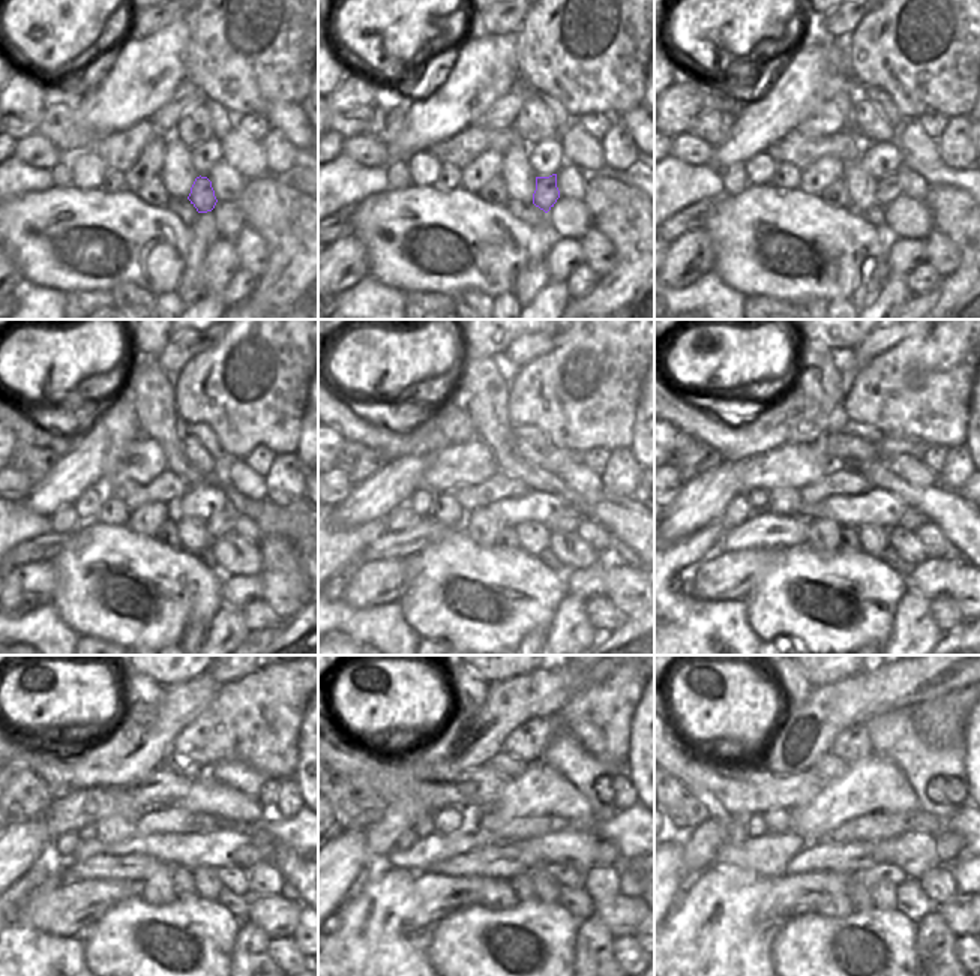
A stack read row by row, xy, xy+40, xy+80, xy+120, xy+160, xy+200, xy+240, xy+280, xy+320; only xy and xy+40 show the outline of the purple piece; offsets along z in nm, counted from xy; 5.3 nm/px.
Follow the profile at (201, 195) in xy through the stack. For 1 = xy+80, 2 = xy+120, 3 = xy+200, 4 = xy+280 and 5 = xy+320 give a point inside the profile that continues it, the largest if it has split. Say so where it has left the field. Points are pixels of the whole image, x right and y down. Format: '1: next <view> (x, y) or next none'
1: next xy+80 (889, 188)
2: next xy+120 (219, 523)
3: next xy+200 (911, 519)
4: next xy+280 (607, 855)
5: next xy+320 (949, 846)

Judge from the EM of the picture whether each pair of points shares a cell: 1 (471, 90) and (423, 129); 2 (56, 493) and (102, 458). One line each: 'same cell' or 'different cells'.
1: same cell
2: same cell

